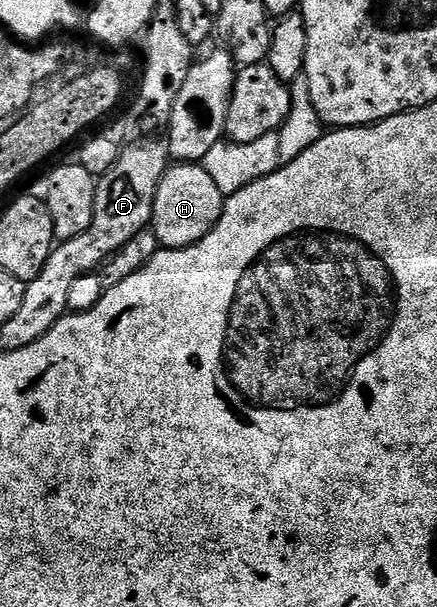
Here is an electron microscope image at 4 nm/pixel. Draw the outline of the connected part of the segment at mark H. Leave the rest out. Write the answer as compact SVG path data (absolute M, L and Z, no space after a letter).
M182 162L180 165L170 166L161 178L157 190L151 230L156 233L162 248L189 247L192 243L201 242L203 237L207 237L207 233L211 233L211 229L219 221L222 206L222 193L204 166L196 162Z

